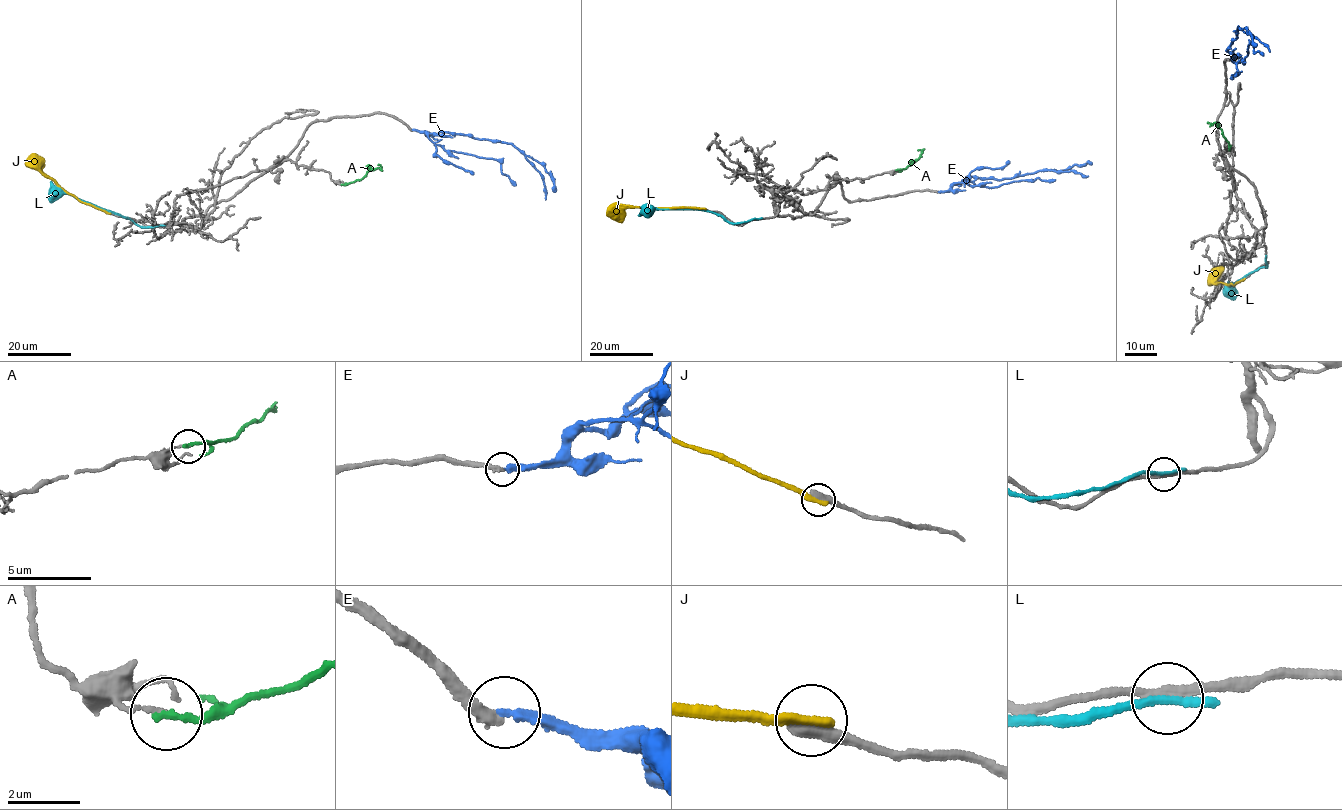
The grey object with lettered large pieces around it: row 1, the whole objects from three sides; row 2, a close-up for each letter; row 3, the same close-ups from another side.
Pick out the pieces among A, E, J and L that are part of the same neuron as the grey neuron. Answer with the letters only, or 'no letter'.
no letter

